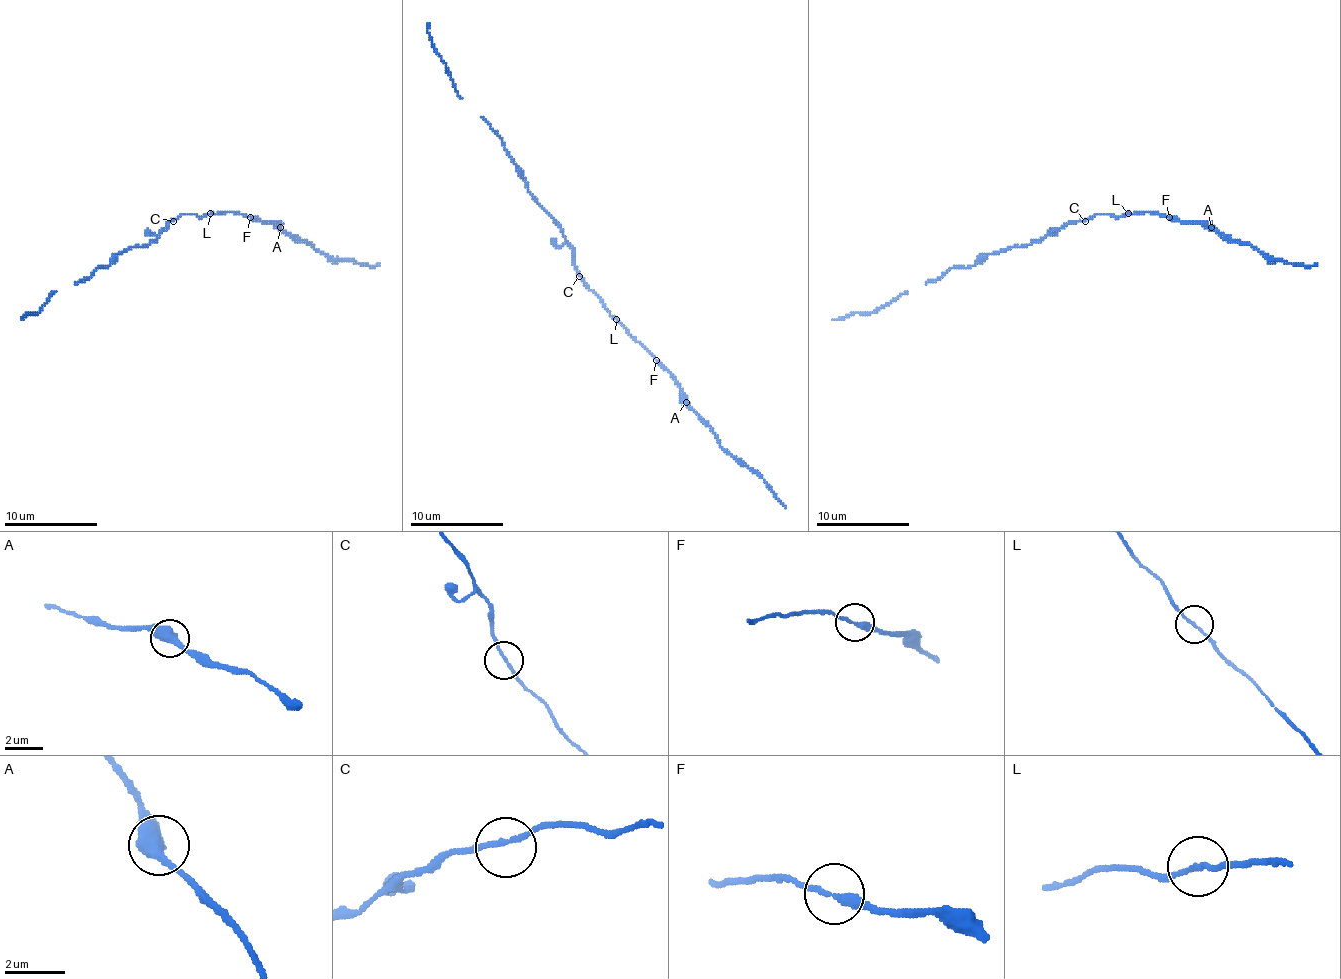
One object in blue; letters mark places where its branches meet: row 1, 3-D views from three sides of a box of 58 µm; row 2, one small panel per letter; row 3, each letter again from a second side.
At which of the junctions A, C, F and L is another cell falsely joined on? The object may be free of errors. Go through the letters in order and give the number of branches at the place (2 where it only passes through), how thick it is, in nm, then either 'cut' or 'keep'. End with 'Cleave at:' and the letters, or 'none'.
A: branches 2; calibre 500 nm; cut
C: branches 2; calibre 150 nm; keep
F: branches 2; calibre 190 nm; keep
L: branches 2; calibre 130 nm; keep
Cleave at: A

